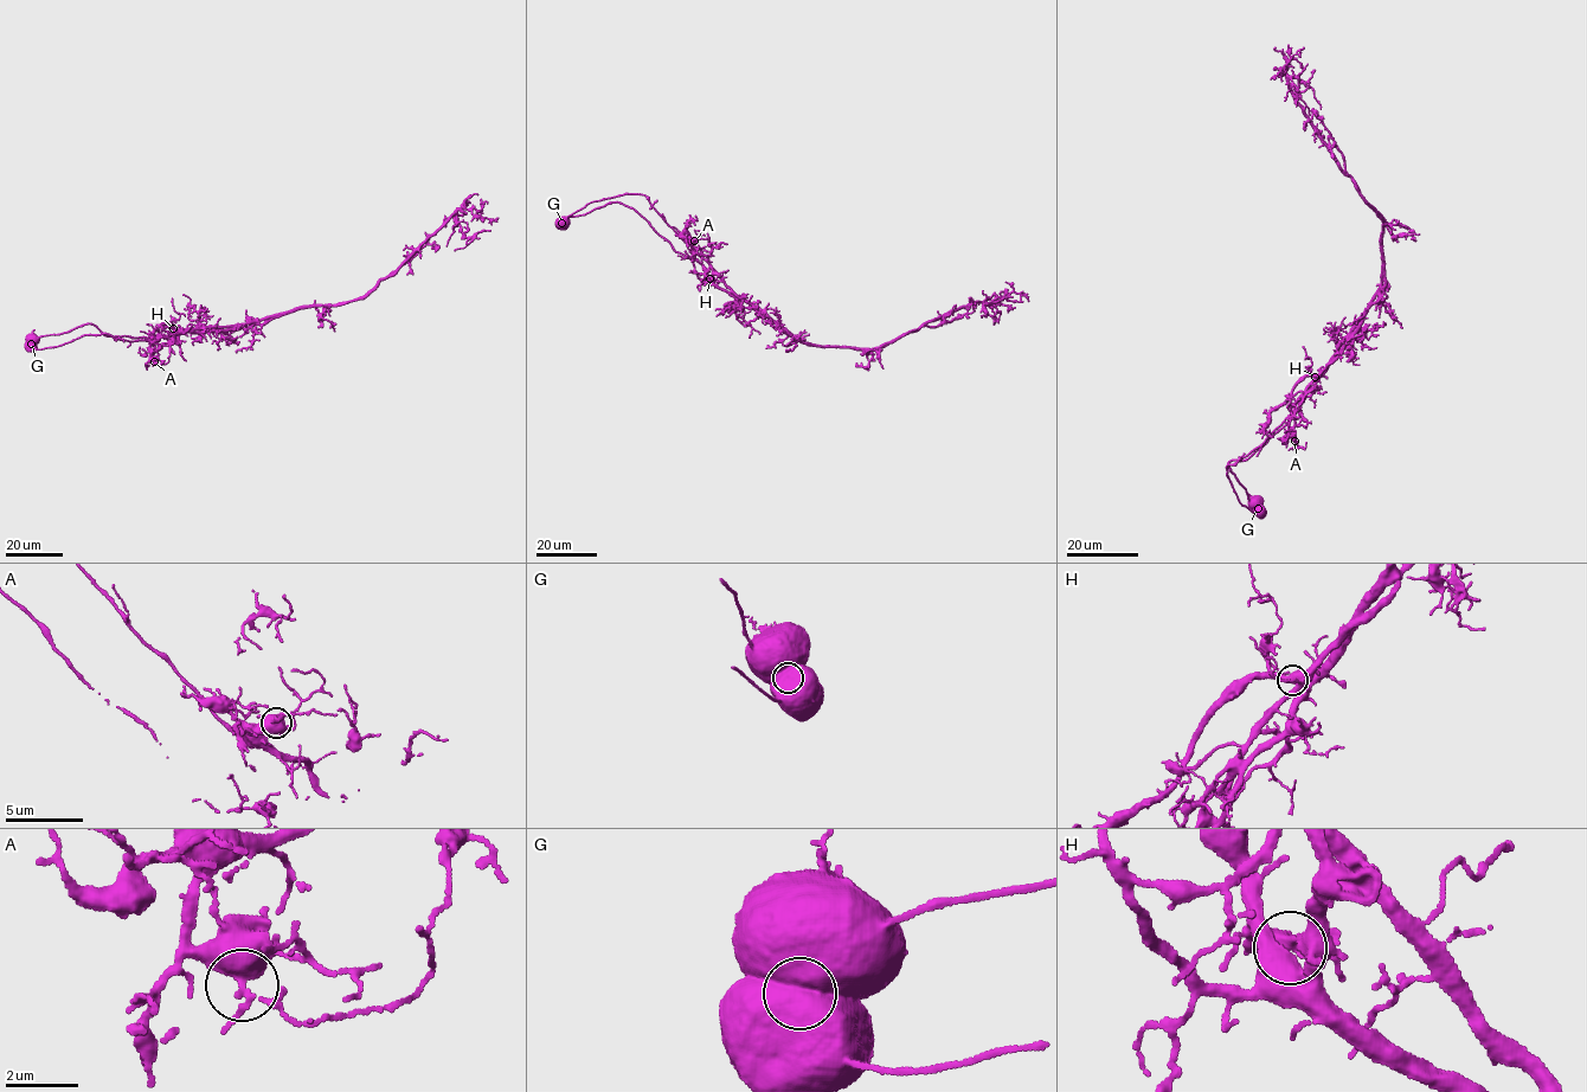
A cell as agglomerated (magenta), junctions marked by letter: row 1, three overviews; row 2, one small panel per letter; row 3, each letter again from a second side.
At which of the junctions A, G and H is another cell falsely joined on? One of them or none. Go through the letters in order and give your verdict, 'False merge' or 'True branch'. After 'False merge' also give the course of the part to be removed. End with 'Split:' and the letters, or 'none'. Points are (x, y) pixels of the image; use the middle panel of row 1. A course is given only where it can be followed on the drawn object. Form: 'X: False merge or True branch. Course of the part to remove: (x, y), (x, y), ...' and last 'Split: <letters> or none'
A: True branch
G: False merge. Course of the part to remove: (561, 222), (591, 201), (643, 194), (737, 297), (810, 345), (880, 347), (957, 319), (967, 312), (969, 297)
H: True branch
Split: G

